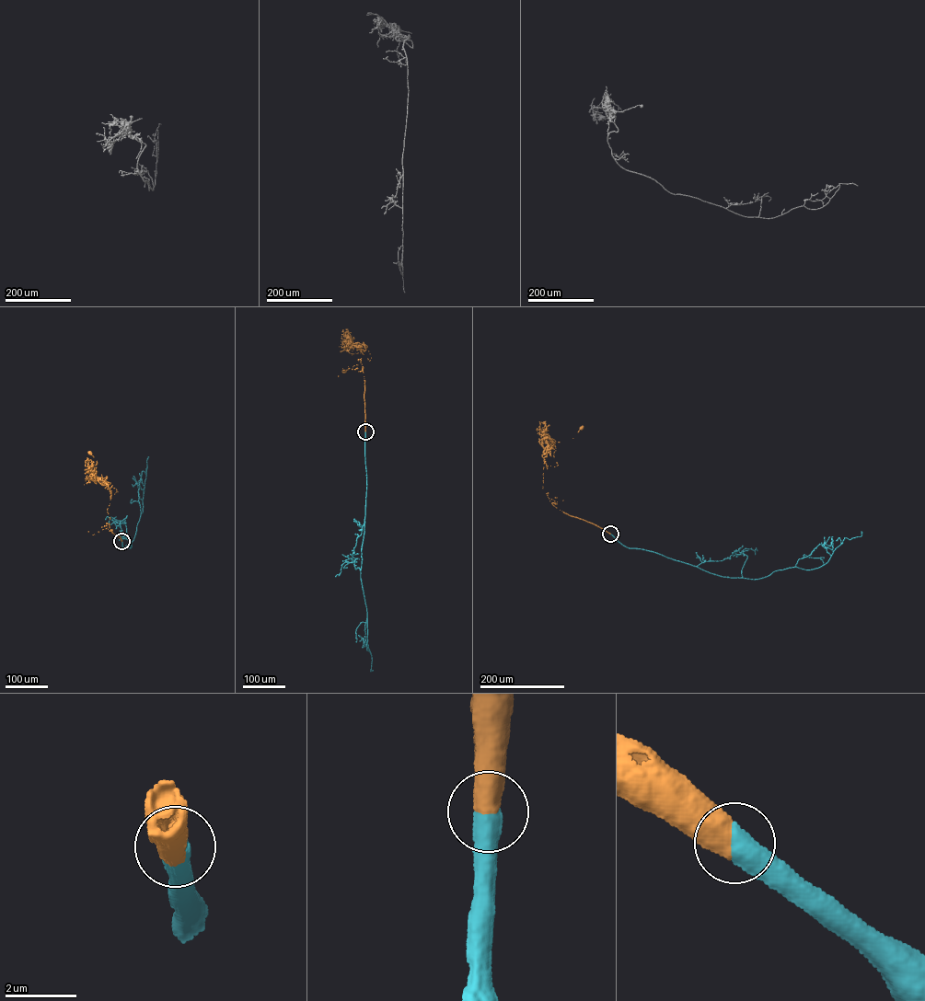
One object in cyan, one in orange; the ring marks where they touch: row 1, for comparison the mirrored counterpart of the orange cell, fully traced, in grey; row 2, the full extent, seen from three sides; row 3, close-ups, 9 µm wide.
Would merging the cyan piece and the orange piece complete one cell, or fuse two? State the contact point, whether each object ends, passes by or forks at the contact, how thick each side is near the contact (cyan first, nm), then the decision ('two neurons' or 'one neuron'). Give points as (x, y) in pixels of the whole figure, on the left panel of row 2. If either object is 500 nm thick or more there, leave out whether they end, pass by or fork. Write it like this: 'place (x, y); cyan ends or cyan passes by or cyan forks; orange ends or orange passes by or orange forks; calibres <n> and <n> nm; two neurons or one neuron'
place (121, 541); calibres 600 and 700 nm; one neuron

